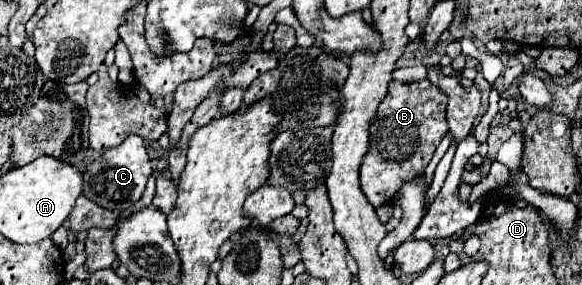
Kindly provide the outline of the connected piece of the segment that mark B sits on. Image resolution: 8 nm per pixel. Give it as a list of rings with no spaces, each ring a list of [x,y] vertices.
[[[428,79],[416,83],[390,81],[388,95],[378,107],[378,115],[370,129],[370,149],[360,169],[362,191],[374,207],[392,203],[400,187],[424,175],[438,143],[448,133],[446,123],[448,95],[432,85]]]

